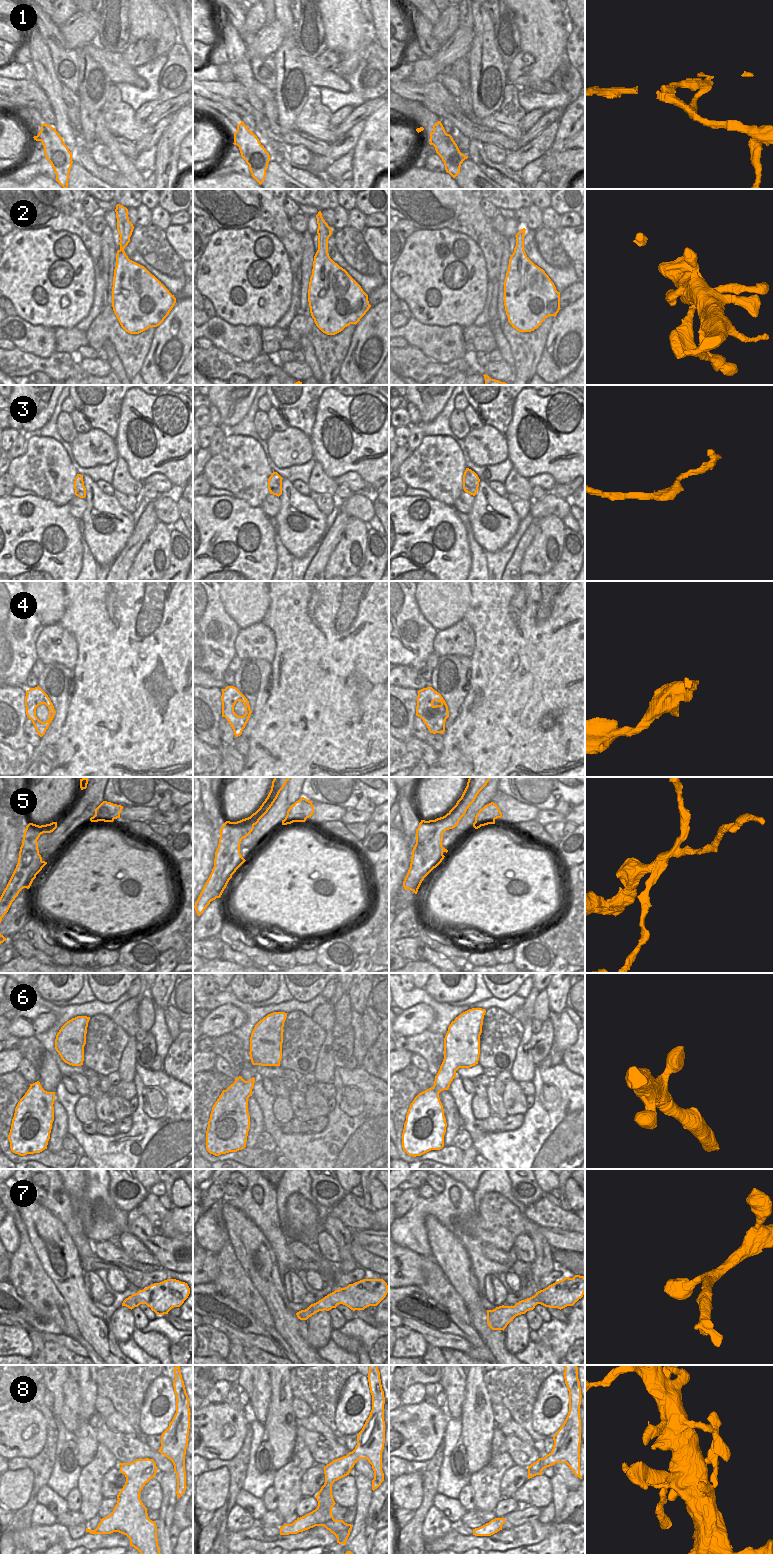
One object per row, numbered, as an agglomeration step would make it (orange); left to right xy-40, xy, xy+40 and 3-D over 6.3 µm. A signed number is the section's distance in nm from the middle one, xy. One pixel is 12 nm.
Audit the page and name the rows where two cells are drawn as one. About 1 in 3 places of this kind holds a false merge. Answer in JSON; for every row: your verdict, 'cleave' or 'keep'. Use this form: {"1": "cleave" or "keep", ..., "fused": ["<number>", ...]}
{"1": "cleave", "2": "keep", "3": "keep", "4": "cleave", "5": "cleave", "6": "keep", "7": "keep", "8": "keep", "fused": ["1", "4", "5"]}

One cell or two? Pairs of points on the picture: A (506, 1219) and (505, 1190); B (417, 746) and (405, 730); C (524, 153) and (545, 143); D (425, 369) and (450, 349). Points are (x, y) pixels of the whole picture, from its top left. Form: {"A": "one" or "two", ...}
{"A": "two", "B": "two", "C": "one", "D": "two"}

